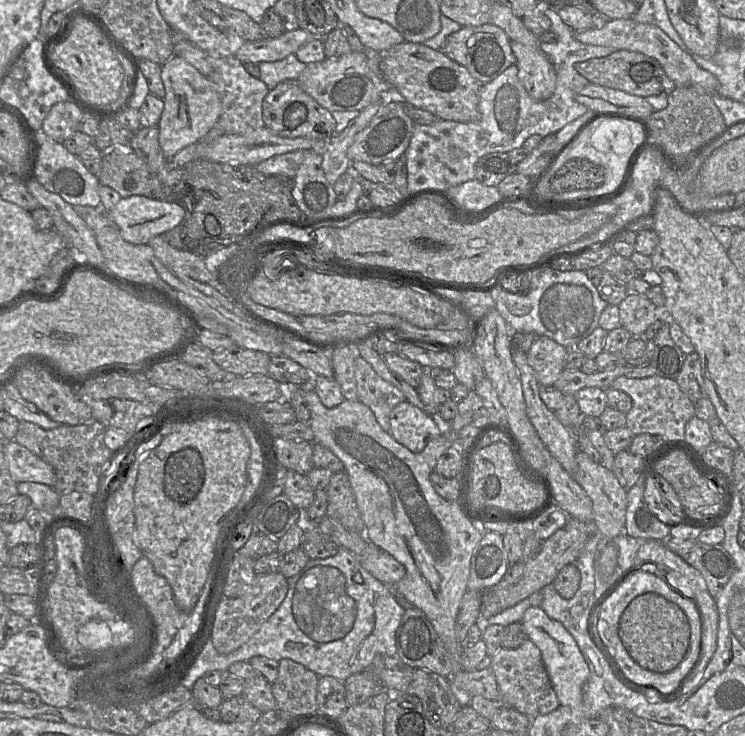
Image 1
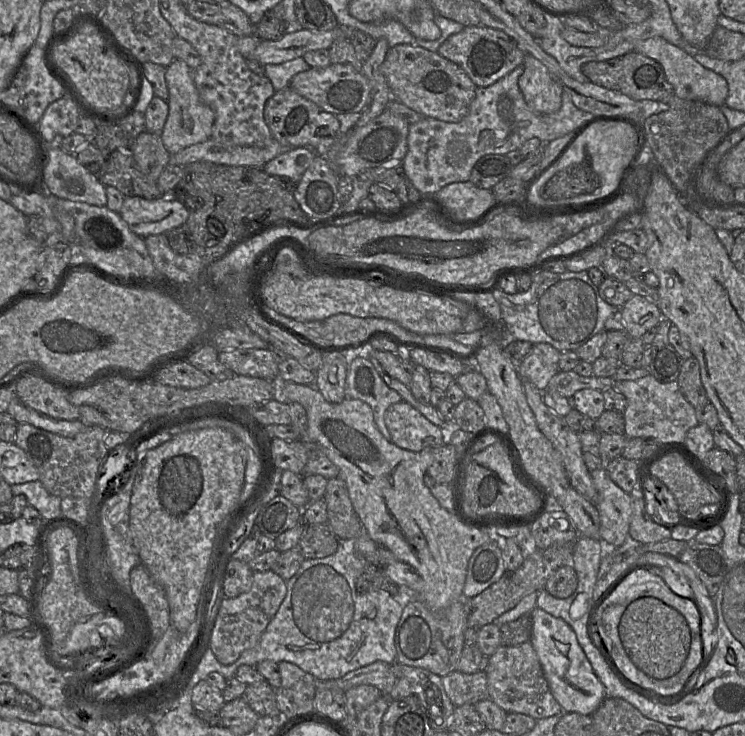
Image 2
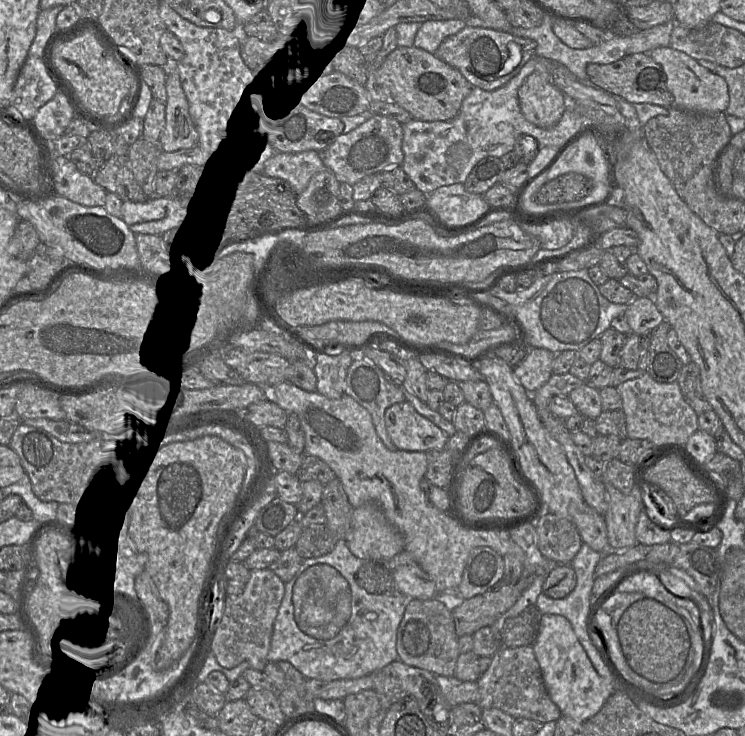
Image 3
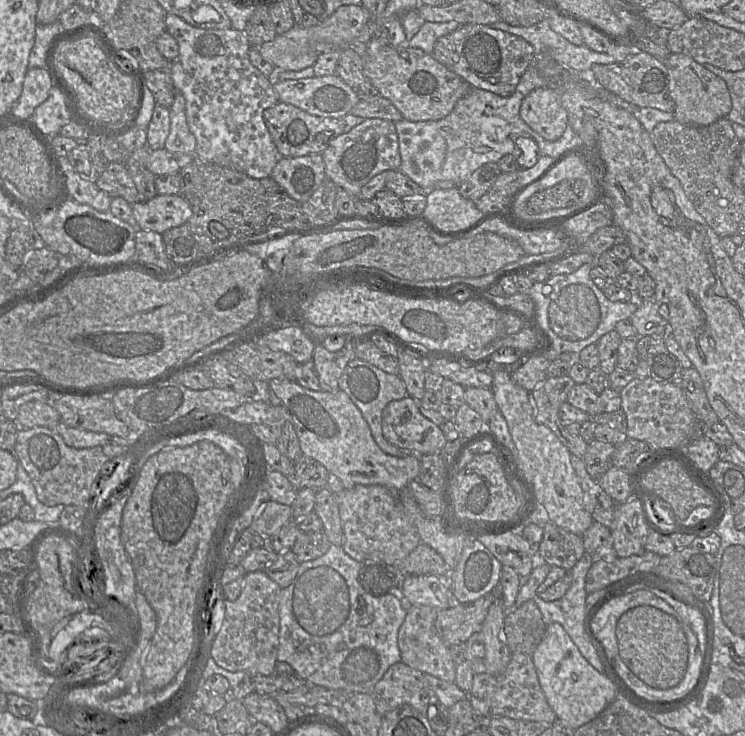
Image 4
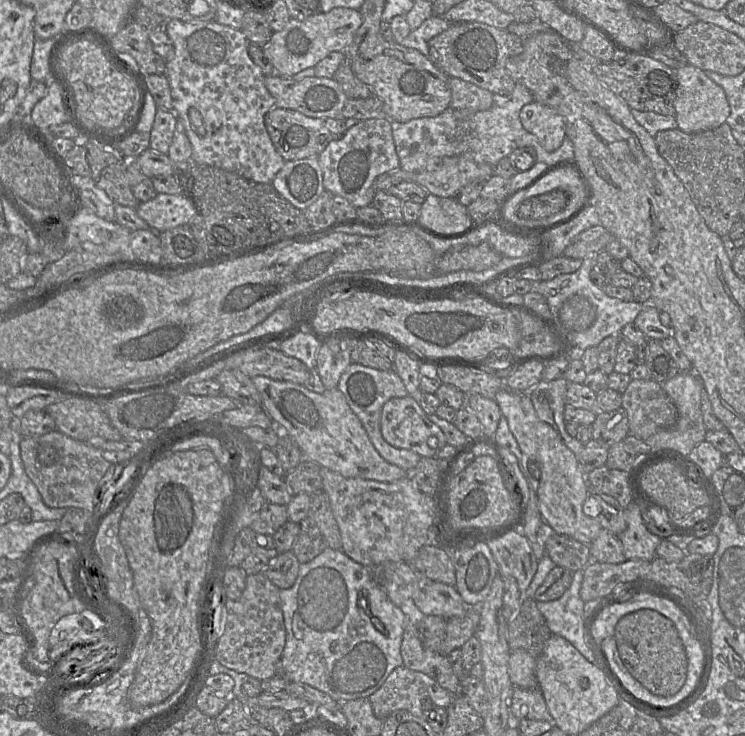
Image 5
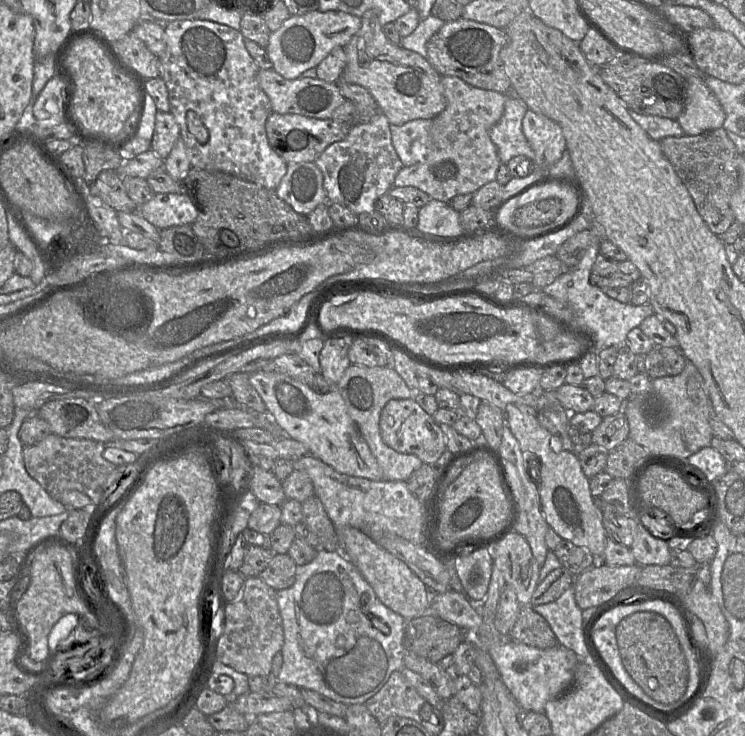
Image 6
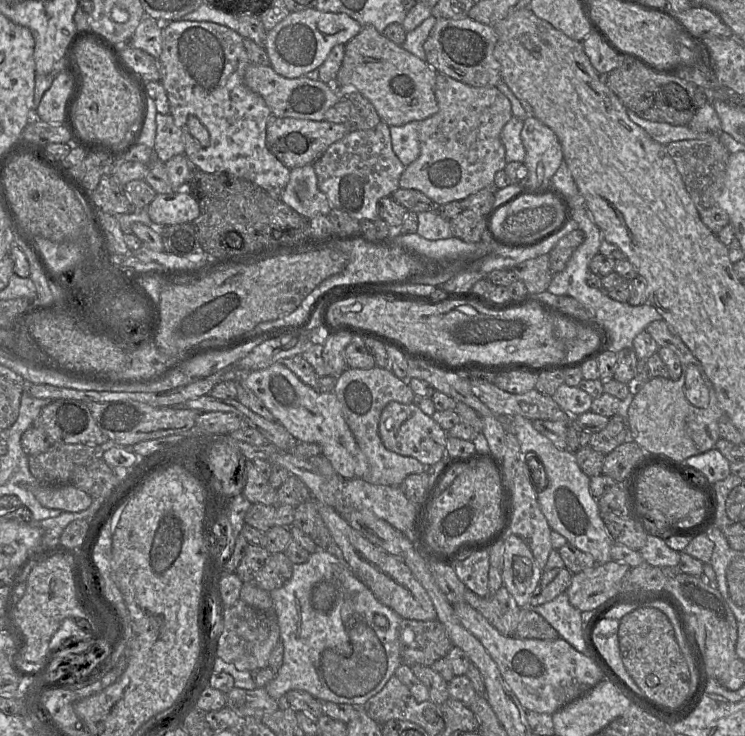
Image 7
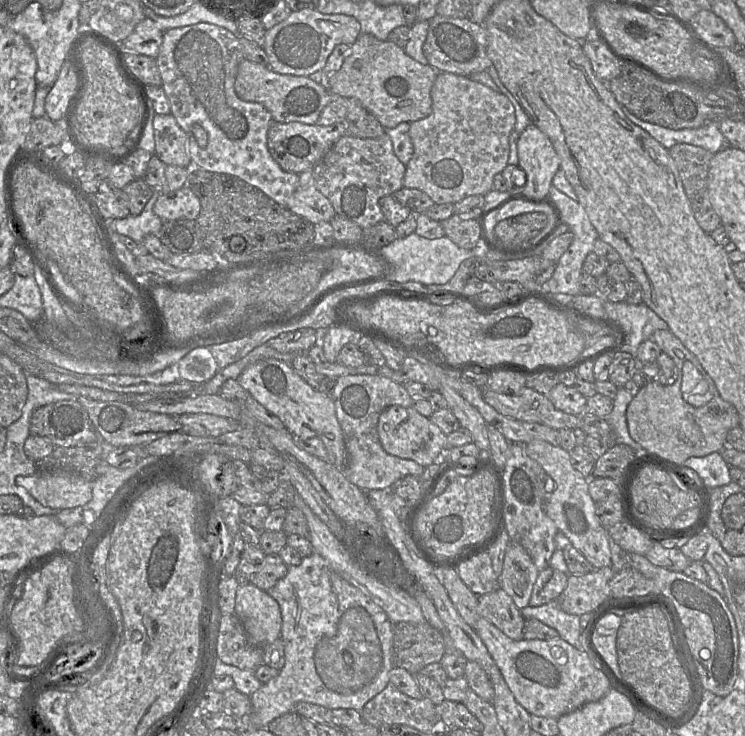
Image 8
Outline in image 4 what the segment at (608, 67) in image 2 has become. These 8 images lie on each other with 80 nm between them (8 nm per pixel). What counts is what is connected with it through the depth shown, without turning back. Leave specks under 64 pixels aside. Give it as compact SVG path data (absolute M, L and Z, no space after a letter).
M646 52L629 55L623 60L603 65L592 64L590 77L602 87L615 93L626 102L638 107L656 108L663 112L674 113L675 103L669 91L669 74L663 60Z

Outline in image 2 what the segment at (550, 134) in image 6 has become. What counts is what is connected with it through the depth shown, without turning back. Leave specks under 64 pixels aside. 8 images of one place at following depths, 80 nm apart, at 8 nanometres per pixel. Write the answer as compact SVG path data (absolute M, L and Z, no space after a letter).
M525 53L522 65L524 71L518 84L527 106L542 115L557 112L562 105L562 85L531 54Z

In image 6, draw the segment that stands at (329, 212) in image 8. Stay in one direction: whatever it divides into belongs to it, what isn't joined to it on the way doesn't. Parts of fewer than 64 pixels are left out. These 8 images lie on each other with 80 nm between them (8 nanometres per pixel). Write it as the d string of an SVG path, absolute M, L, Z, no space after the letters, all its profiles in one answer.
M314 162L288 163L286 173L275 192L303 216L321 204L329 204L323 175Z

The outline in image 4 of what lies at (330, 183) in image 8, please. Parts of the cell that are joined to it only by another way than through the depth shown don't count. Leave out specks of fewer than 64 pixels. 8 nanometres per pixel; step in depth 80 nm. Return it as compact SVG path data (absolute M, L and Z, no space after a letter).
M379 118L364 119L349 132L333 139L321 155L325 164L326 178L356 199L361 188L374 176L383 171L399 170L401 165L395 123Z

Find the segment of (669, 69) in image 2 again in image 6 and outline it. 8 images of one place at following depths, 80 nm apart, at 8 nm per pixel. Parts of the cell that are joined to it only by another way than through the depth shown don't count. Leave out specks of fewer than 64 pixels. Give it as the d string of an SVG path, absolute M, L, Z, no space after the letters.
M690 77L686 81L685 108L677 119L685 134L696 136L723 127L725 112L704 79Z

